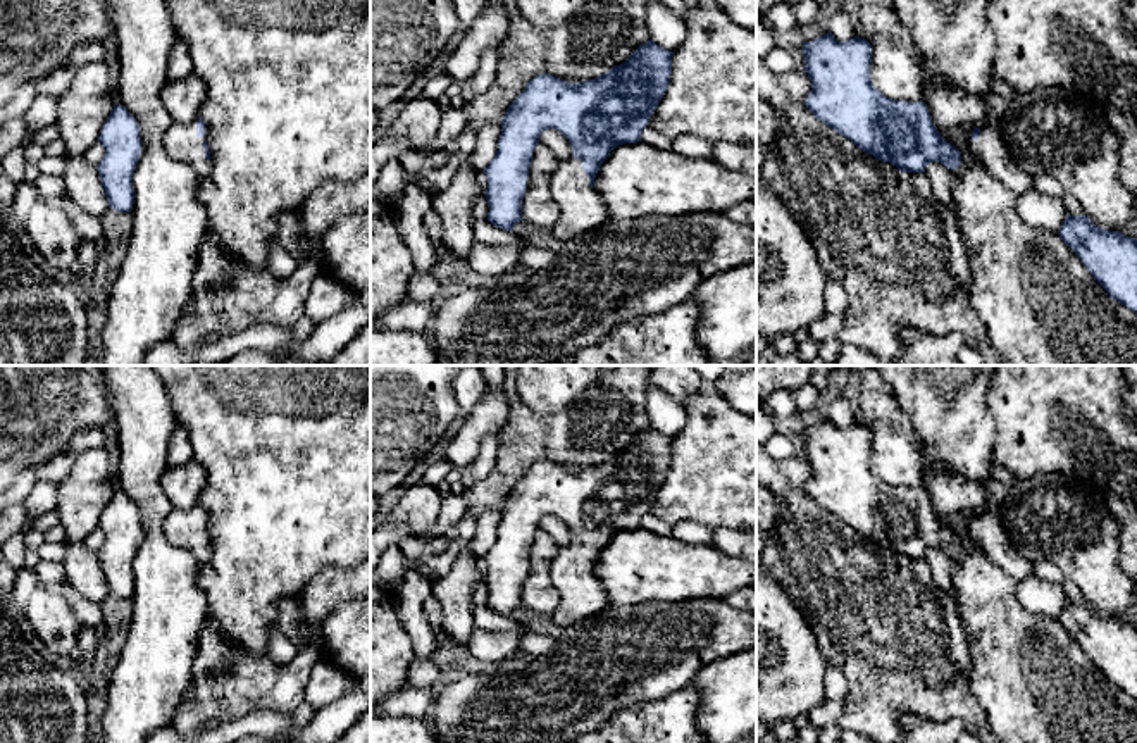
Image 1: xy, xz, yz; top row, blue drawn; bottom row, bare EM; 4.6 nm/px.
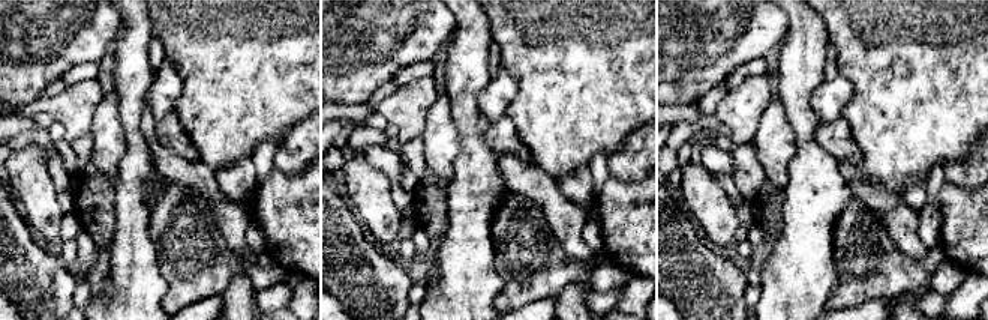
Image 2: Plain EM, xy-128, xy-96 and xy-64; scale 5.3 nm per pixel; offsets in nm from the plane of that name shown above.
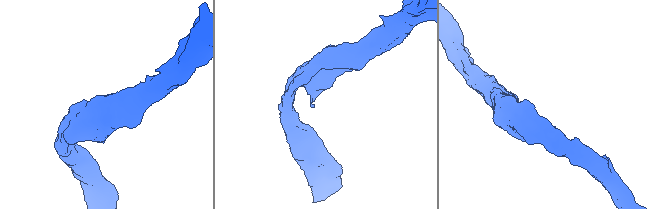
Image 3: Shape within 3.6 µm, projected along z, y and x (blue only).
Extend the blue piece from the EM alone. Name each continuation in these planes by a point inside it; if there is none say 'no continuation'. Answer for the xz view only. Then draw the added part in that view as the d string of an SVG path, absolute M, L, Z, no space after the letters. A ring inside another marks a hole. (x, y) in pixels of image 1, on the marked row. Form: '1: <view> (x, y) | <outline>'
1: xz (581, 209) | M570 157L560 160L553 174L551 191L560 209L553 234L562 243L579 238L610 221L606 203L596 188L589 186L582 159Z

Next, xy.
1: xy (181, 140) | M198 119L188 124L174 122L167 131L165 147L172 159L191 165L200 178L205 178L212 169L212 162L205 159L203 148L203 143L208 140L207 129L203 138L196 134Z

